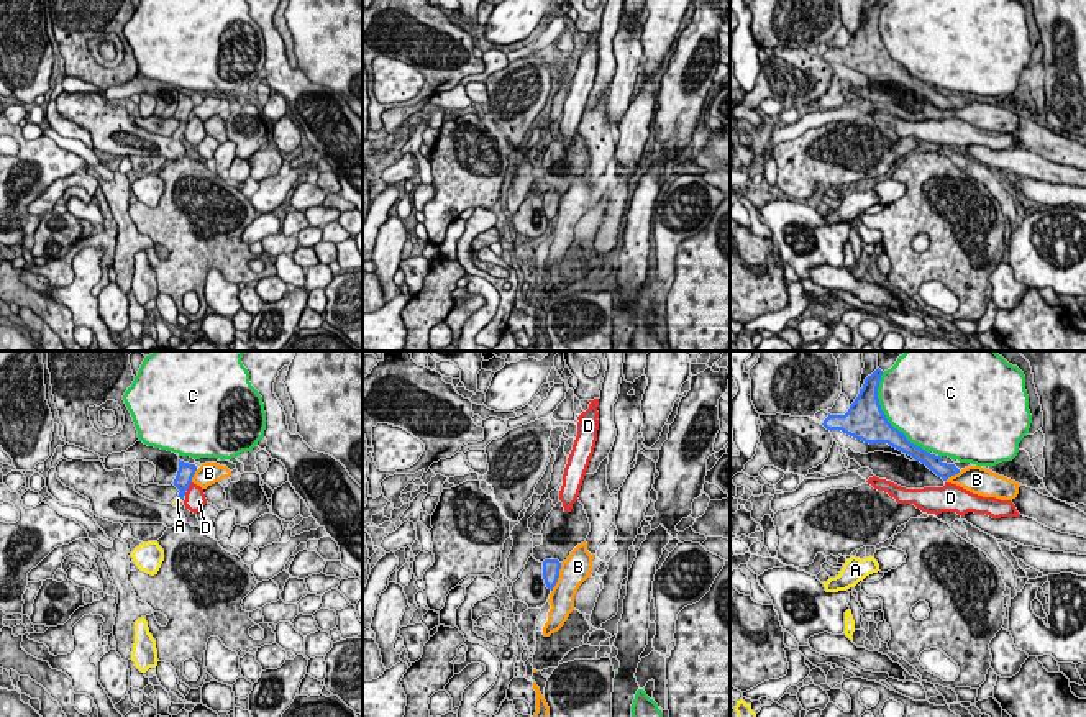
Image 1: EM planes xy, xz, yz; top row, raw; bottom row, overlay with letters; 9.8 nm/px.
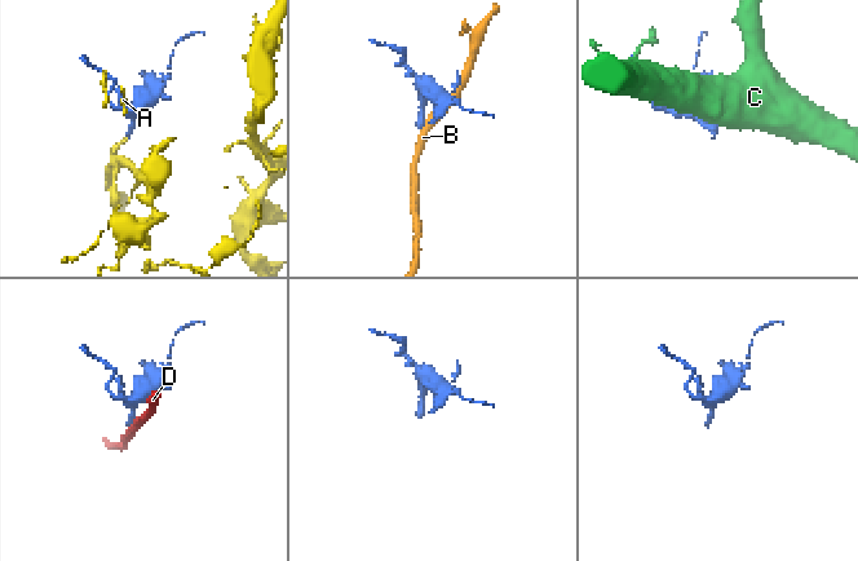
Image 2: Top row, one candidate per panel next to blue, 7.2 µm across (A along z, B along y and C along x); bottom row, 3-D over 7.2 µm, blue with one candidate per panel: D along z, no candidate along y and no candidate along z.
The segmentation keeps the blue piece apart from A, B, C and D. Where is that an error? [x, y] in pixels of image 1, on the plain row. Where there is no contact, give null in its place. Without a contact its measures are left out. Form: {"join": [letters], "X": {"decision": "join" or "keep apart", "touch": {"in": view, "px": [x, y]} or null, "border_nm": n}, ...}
{"join": ["A"], "A": {"decision": "join", "touch": {"in": "xy", "px": [179, 130]}, "border_nm": 60}, "B": {"decision": "keep apart", "touch": {"in": "xz", "px": [558, 209]}, "border_nm": 300}, "C": {"decision": "keep apart", "touch": {"in": "yz", "px": [885, 50]}, "border_nm": 950}, "D": {"decision": "keep apart", "touch": {"in": "xy", "px": [189, 117]}, "border_nm": 110}}

